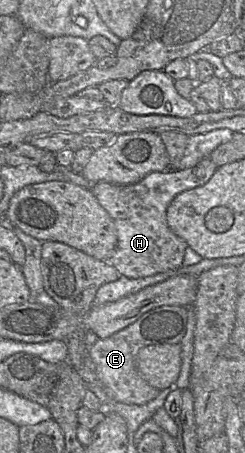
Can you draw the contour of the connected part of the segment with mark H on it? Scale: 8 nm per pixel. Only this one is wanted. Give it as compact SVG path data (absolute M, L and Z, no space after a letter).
M210 157L204 158L194 167L185 170L152 172L131 185L108 182L92 183L90 188L100 205L114 221L118 244L109 263L122 276L131 279L143 278L183 266L188 244L168 226L167 209L180 193L206 184L218 167Z

